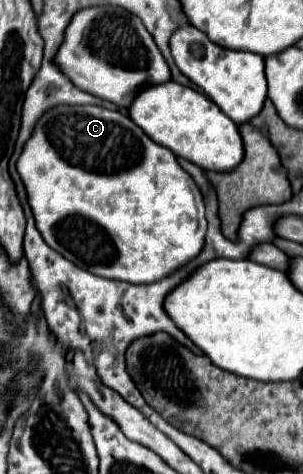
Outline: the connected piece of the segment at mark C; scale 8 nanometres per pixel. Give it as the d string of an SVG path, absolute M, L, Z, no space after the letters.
M55 106L53 110L47 110L37 120L37 126L33 128L31 138L23 146L23 152L17 160L17 172L25 184L27 200L35 216L35 226L37 230L41 230L41 236L45 238L45 242L53 250L61 252L67 260L81 266L83 270L89 270L91 274L113 278L113 280L123 280L123 282L133 282L133 284L157 282L165 278L167 274L171 274L173 270L177 270L179 266L187 264L203 248L207 220L205 220L205 204L203 204L201 190L197 188L193 178L179 166L175 154L169 148L153 142L139 126L135 126L135 122L127 114L119 110L107 110L101 106Z

